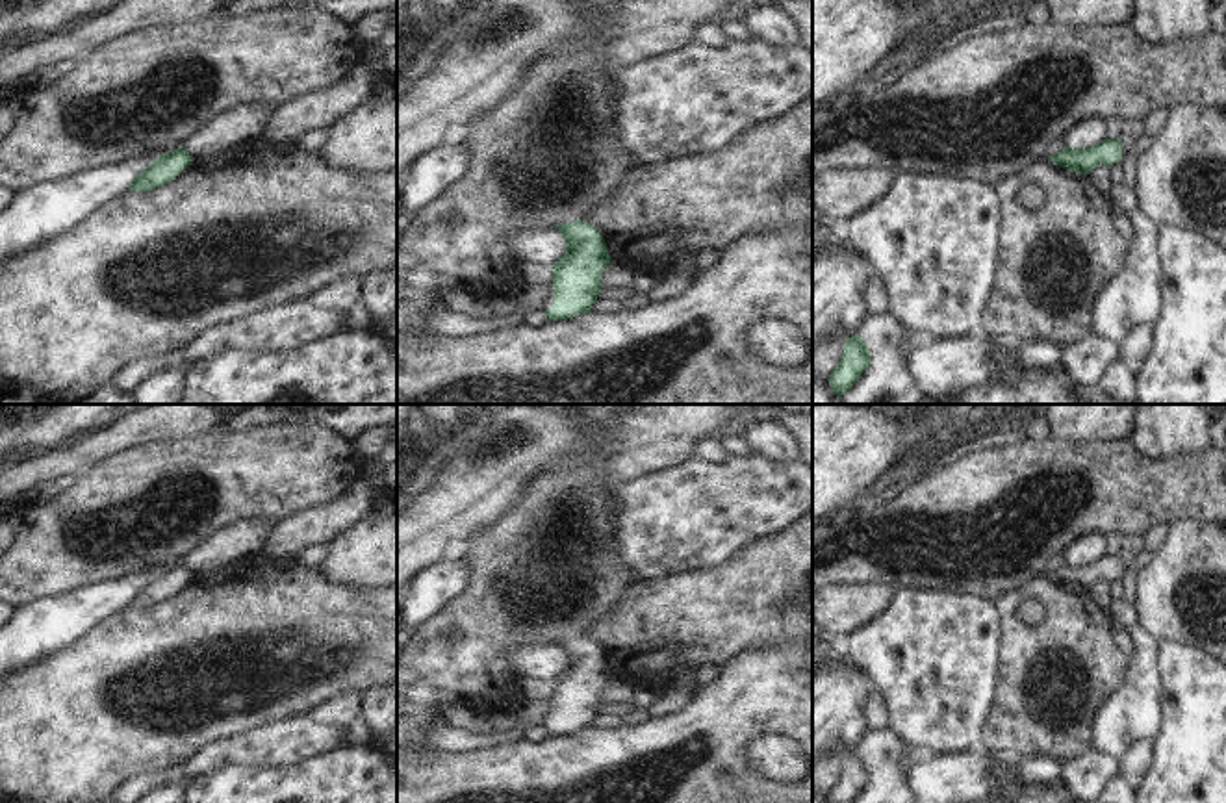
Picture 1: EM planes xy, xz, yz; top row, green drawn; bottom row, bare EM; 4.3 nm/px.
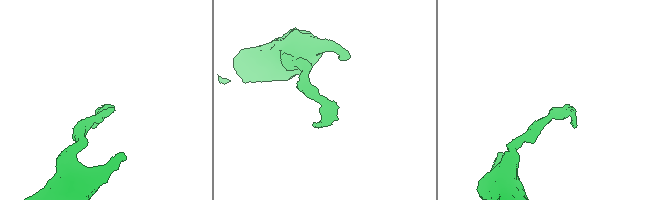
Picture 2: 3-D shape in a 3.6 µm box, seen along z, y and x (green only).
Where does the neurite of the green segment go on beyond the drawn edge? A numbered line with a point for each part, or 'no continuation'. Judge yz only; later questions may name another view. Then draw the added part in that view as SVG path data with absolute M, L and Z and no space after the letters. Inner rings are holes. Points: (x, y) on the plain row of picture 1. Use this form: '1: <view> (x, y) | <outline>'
no continuation

